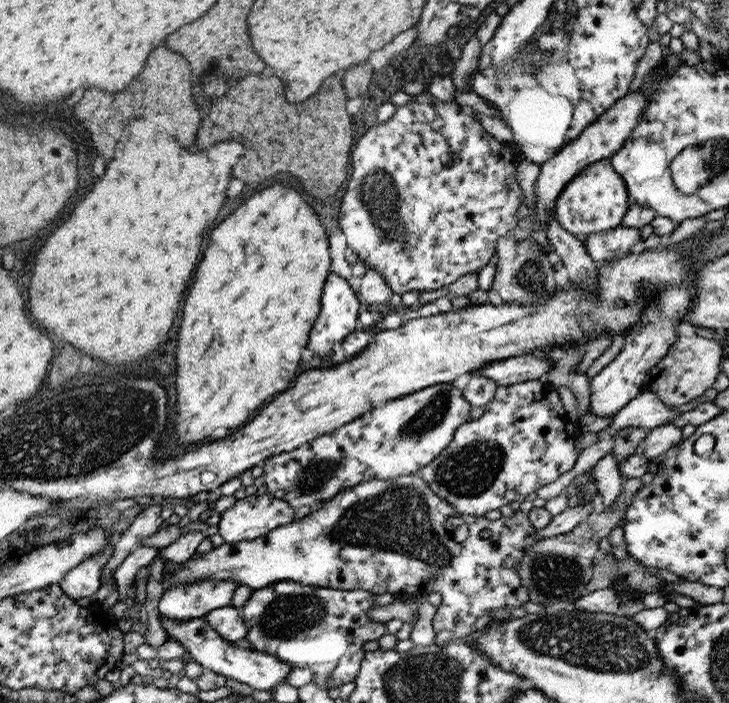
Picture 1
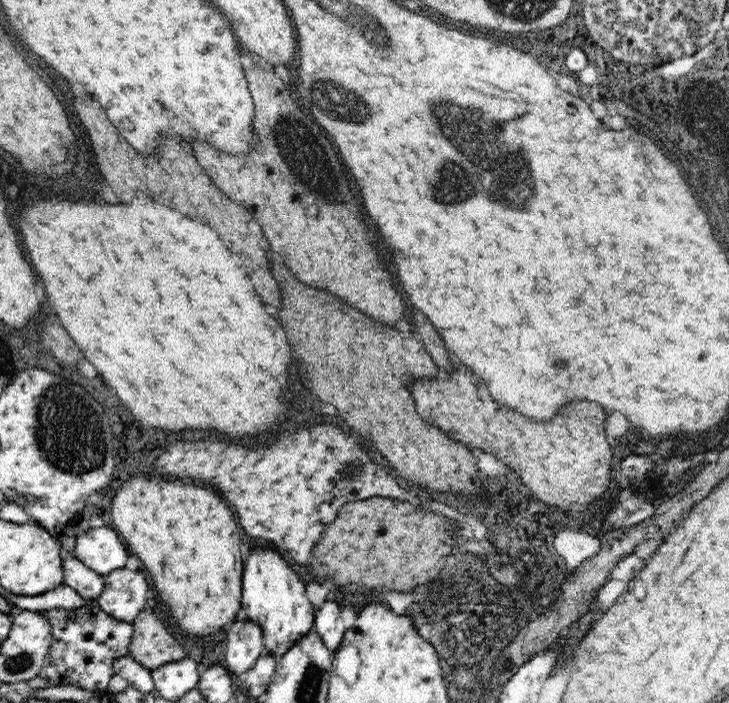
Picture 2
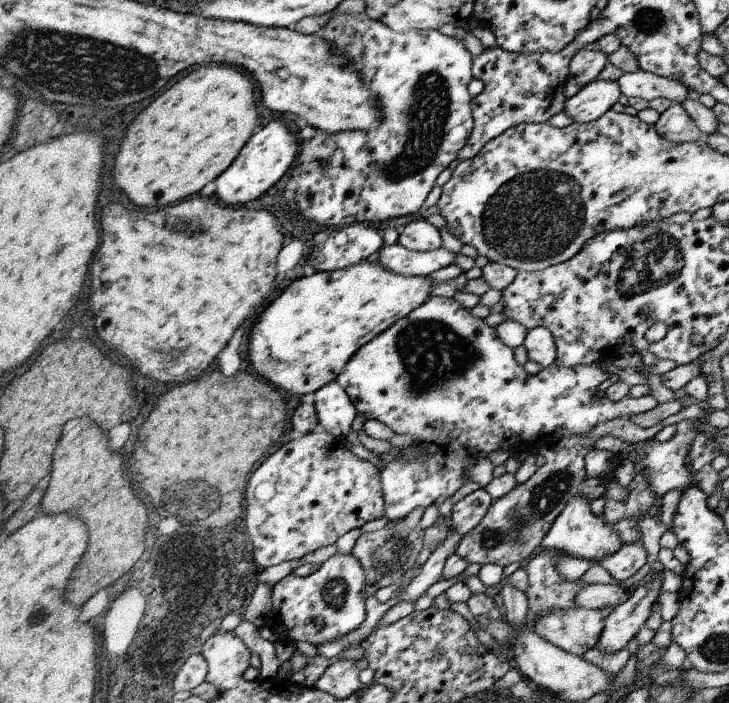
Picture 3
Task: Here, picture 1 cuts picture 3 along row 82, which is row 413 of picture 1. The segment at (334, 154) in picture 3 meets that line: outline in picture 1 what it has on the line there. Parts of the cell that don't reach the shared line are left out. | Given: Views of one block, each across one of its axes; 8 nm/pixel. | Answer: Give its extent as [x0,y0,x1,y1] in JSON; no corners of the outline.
[263,384,470,512]

